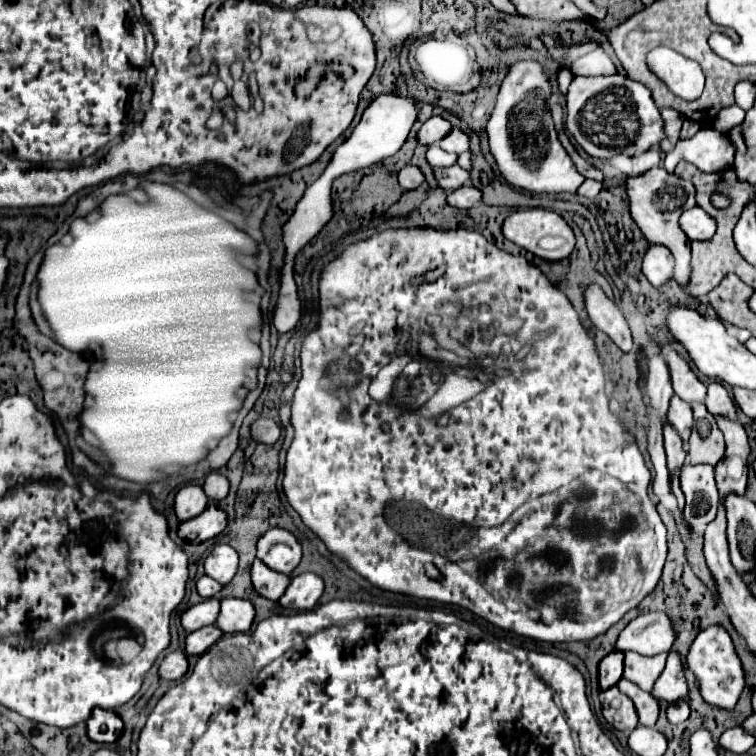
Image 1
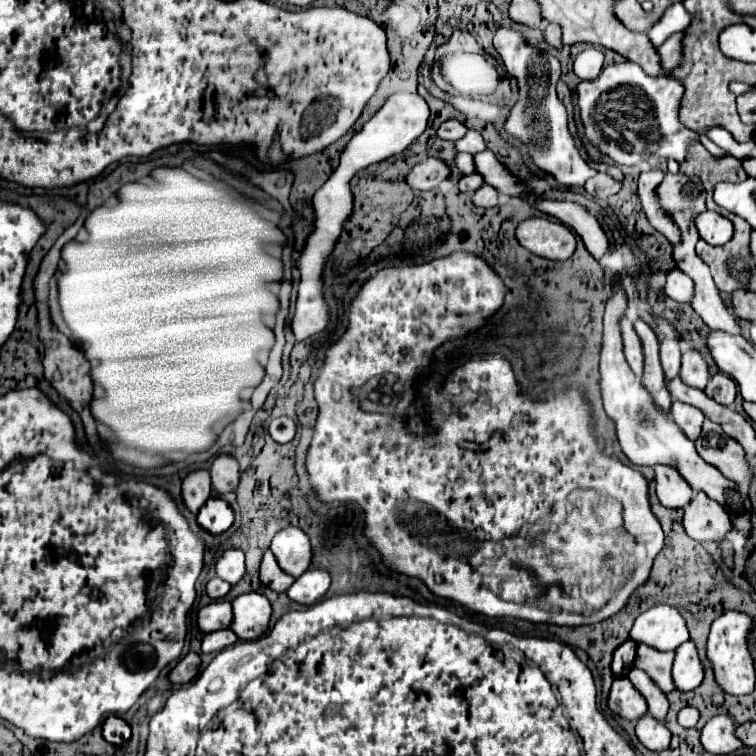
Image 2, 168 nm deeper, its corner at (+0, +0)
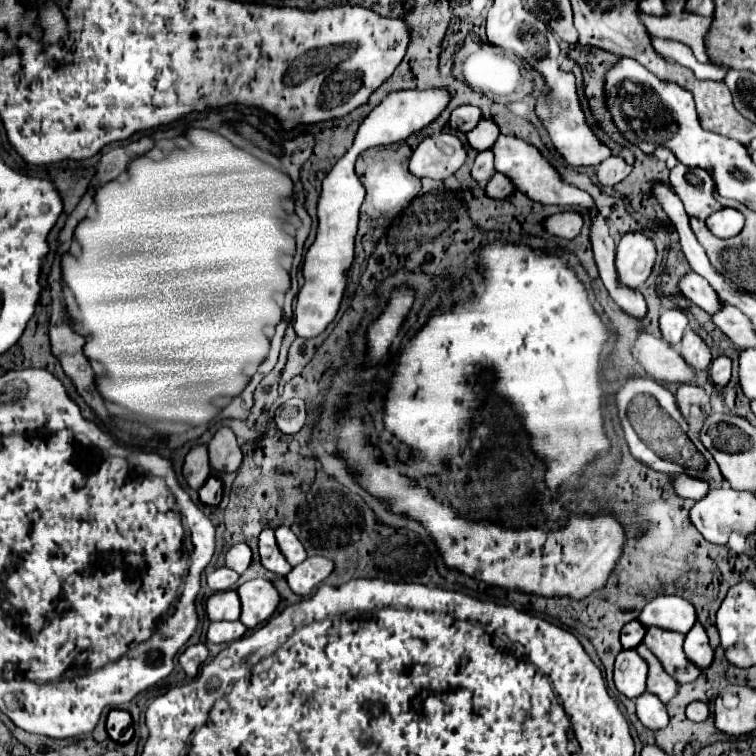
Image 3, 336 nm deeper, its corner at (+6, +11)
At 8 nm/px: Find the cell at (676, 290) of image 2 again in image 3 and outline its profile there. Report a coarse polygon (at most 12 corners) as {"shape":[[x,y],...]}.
{"shape":[[689,272],[679,288],[711,316],[723,300],[699,274]]}

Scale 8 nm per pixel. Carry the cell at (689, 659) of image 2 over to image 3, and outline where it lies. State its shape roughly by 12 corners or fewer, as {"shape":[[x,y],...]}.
{"shape":[[695,624],[683,646],[687,658],[709,668],[713,648],[703,624]]}

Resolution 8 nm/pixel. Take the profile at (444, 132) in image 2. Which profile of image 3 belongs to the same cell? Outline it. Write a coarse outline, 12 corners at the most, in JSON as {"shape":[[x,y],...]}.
{"shape":[[459,106],[449,118],[453,130],[469,132],[483,118],[477,106]]}

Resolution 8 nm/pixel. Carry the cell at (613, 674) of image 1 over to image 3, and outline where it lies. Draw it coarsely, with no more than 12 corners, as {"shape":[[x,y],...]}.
{"shape":[[637,620],[621,632],[623,648],[637,648],[647,626]]}

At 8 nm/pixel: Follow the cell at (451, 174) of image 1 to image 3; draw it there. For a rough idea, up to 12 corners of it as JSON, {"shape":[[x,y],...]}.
{"shape":[[479,152],[471,176],[479,184],[495,174],[493,152]]}

